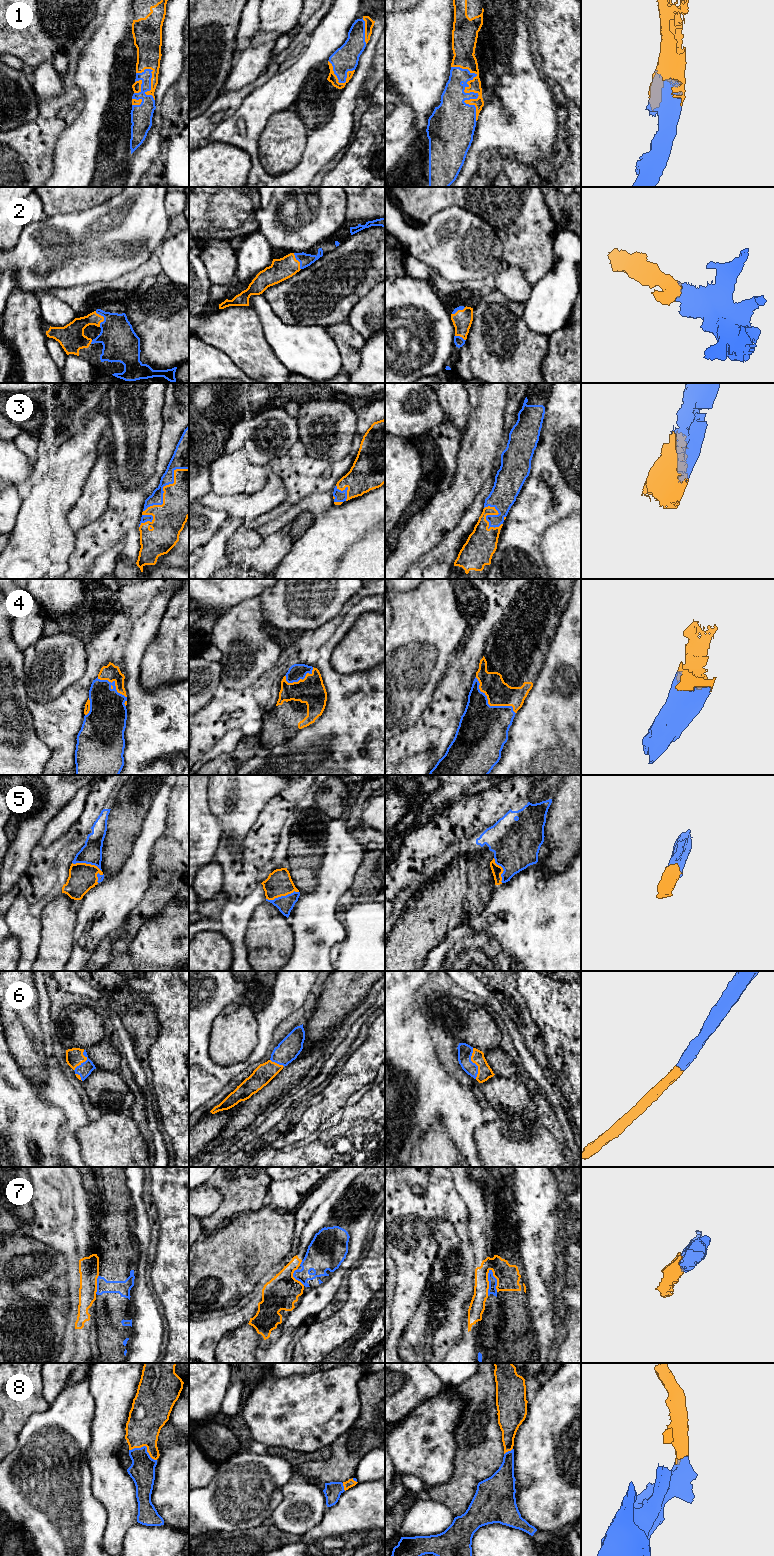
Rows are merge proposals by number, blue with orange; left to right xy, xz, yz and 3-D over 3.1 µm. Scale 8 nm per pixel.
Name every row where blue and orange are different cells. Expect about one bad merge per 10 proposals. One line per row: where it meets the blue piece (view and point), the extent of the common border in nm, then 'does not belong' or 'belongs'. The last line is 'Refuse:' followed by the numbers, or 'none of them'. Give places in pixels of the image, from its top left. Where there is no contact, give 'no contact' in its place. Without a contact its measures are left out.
1: contact yz (470, 92); length 500 nm; belongs
2: contact xy (104, 318); length 130 nm; belongs
3: contact xy (163, 486); length 500 nm; belongs
4: contact yz (489, 705); length 440 nm; belongs
5: contact xz (282, 896); length 280 nm; belongs
6: contact yz (474, 1063); length 260 nm; belongs
7: contact yz (489, 1282); length 220 nm; does not belong
8: contact xy (145, 1446); length 240 nm; belongs
Refuse: 7

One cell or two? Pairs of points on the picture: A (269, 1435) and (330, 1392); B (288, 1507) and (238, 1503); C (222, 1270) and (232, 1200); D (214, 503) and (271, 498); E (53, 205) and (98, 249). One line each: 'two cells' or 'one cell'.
A: one cell
B: two cells
C: two cells
D: one cell
E: two cells

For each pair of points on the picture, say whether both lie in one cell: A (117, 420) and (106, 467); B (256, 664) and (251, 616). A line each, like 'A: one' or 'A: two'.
A: two
B: one

